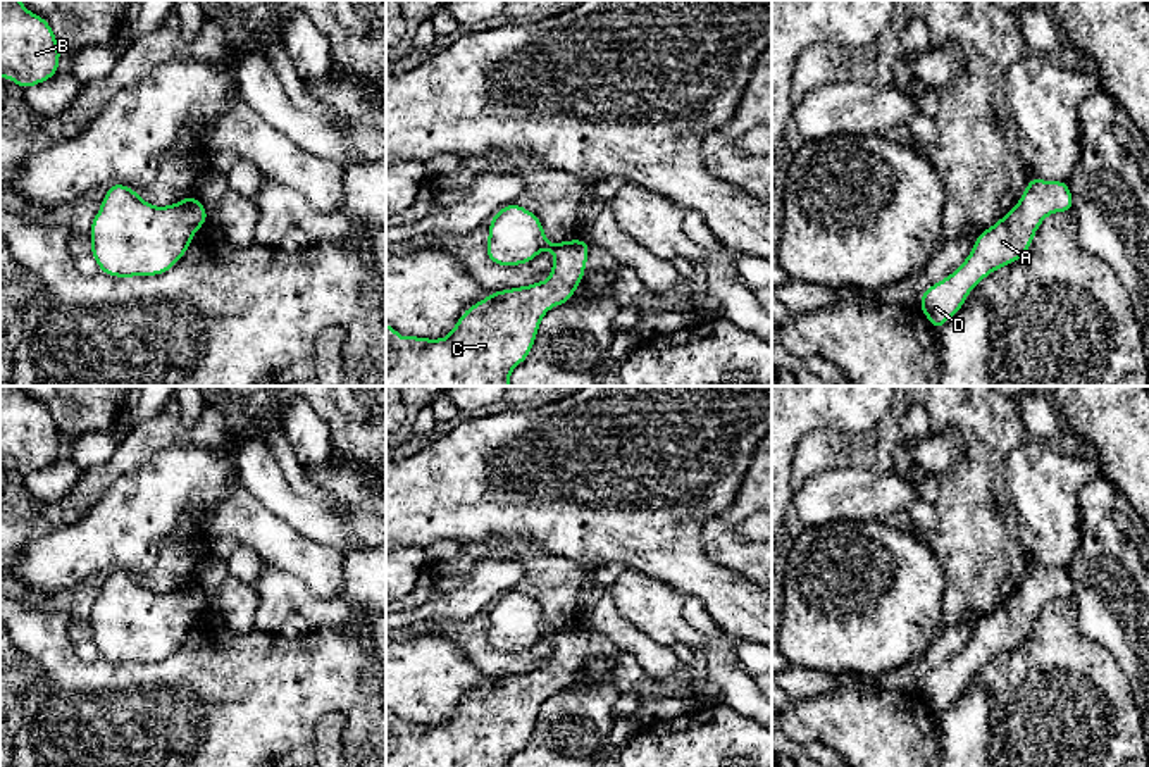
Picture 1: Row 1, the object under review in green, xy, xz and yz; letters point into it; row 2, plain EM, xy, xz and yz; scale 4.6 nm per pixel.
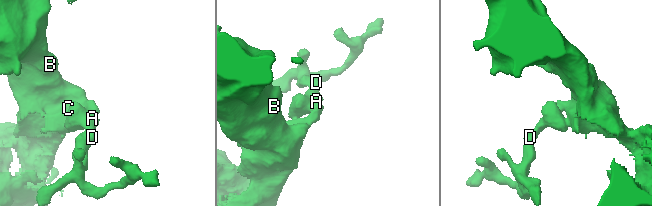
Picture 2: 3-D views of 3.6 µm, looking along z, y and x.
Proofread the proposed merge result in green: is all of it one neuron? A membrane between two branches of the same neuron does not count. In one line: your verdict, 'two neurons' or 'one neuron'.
one neuron

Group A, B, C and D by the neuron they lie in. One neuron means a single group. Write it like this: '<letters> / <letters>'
A B C D

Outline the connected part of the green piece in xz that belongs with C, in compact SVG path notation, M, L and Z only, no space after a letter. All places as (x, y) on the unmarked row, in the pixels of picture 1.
M510 589L489 607L486 638L496 652L529 650L541 636L551 636L555 650L551 662L531 672L493 677L488 684L469 693L453 717L443 726L419 722L398 724L398 715L386 710L386 767L508 767L510 758L522 750L534 731L543 702L556 691L567 689L582 669L591 629L570 626L548 629L537 602Z

